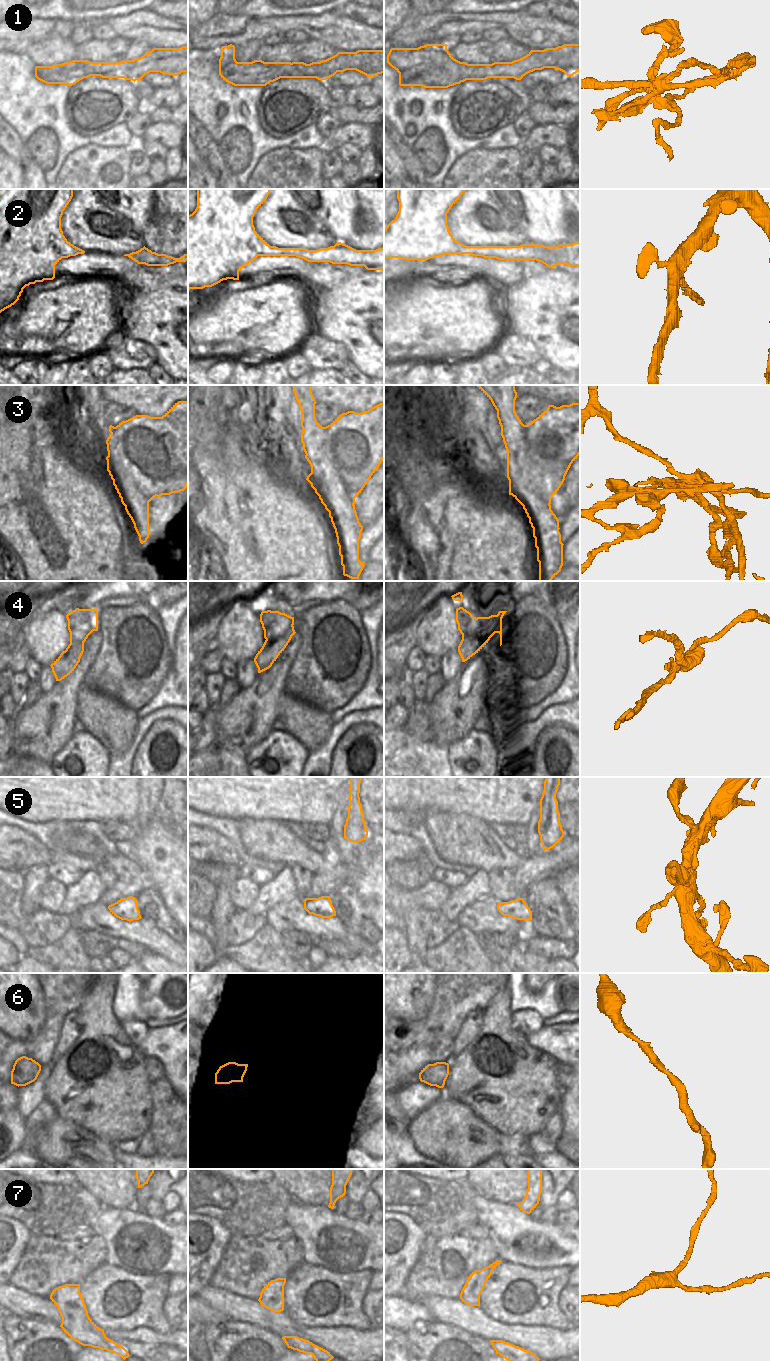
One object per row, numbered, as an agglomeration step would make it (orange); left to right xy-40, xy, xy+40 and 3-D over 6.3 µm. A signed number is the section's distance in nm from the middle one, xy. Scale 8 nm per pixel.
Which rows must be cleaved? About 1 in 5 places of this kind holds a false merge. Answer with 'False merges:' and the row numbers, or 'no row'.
False merges: 1, 3, 4

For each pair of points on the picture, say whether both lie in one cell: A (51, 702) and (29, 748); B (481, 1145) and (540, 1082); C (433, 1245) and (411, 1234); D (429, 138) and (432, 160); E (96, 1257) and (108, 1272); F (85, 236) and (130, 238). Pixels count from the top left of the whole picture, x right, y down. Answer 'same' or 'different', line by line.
A: same
B: different
C: different
D: same
E: different
F: same

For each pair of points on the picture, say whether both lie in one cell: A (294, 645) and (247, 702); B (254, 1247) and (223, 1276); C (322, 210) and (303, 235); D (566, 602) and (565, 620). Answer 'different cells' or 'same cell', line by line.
A: same cell
B: same cell
C: different cells
D: different cells

